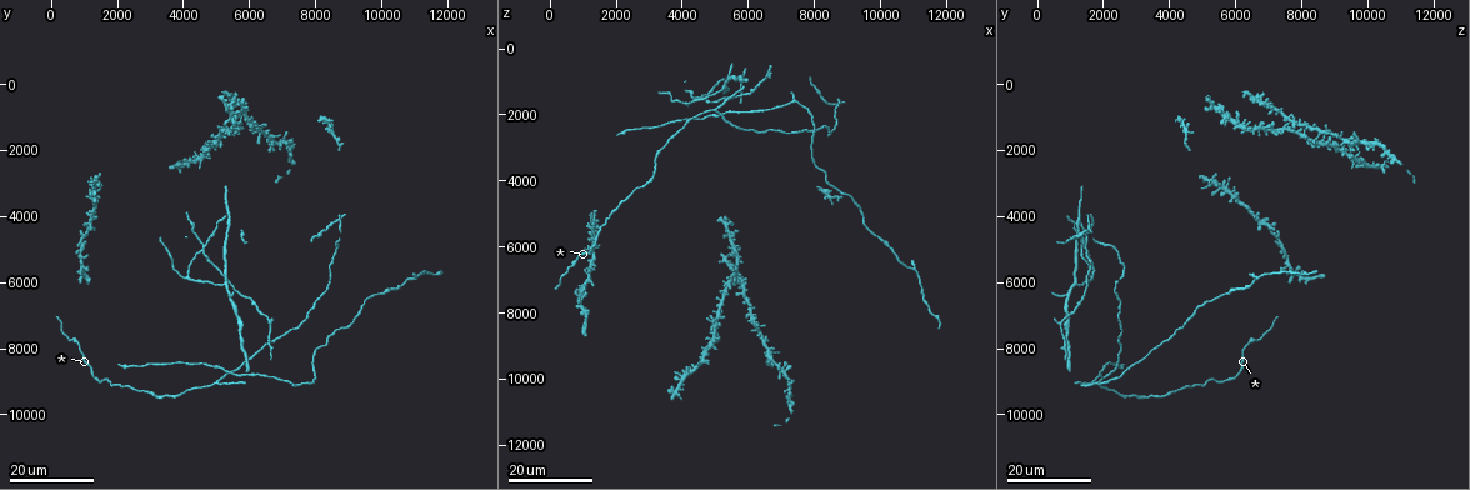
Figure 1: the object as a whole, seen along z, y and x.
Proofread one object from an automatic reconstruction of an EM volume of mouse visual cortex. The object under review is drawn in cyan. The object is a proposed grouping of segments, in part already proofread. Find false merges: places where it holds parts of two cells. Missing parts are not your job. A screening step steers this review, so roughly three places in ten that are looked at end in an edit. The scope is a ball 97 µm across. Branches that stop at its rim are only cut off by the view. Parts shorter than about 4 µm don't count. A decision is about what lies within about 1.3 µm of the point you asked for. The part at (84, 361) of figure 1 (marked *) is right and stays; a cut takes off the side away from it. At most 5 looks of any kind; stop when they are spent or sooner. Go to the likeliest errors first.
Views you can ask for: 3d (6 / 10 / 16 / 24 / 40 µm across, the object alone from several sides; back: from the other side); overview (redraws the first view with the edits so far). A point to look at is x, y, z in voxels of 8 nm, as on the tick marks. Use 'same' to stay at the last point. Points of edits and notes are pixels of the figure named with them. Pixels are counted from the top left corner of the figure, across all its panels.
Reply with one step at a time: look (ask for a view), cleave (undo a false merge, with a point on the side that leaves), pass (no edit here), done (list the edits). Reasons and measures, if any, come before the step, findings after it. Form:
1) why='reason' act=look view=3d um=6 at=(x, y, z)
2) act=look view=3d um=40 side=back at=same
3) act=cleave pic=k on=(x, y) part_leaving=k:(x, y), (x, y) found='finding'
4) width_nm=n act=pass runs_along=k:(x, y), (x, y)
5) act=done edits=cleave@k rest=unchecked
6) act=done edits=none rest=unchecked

act=look view=3d um=16 at=(4600, 5000, 1500)

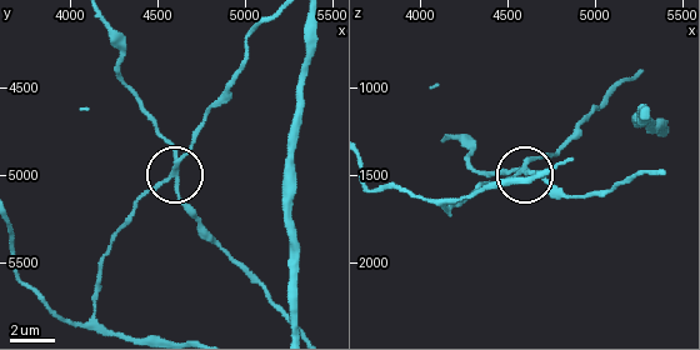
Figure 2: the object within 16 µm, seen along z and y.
why='closer look' act=look view=3d um=6 at=same

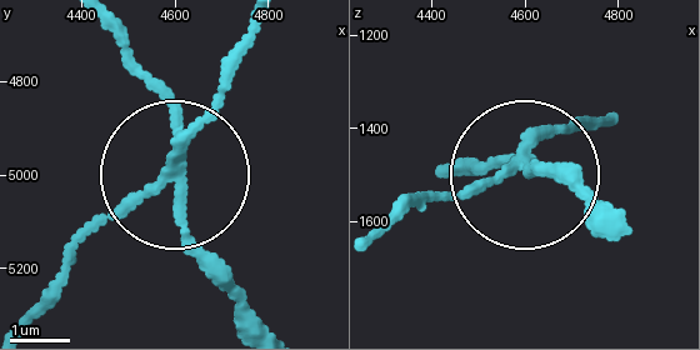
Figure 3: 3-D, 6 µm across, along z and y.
width_nm=160 act=pass runs_along=3:(374, 230), (404, 205), (509, 175), (579, 125) found='all the same cell'

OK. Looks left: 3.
why='a fork' act=look view=3d um=24 at=(4100, 5900, 1600)

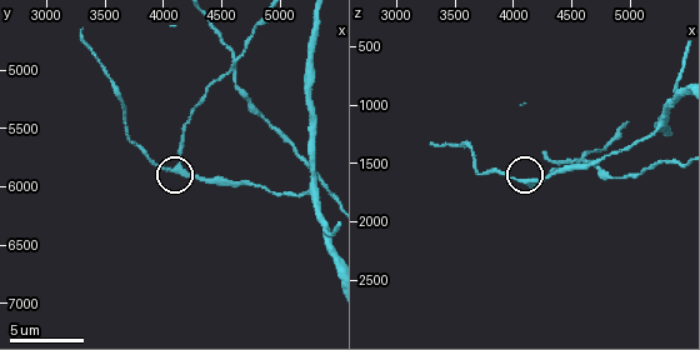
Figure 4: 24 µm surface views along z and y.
why='closer look' act=look view=3d um=6 at=(4100, 5860, 1660)

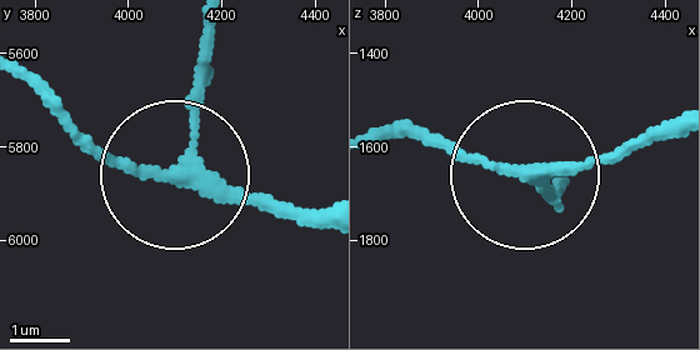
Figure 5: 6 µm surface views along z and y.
act=look view=3d um=6 side=back at=(4130, 5840, 1660)

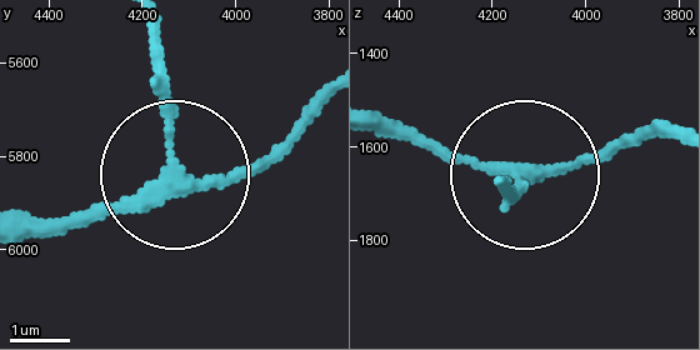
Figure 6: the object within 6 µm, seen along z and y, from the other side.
side_arm_um=14 arms=3 act=pass found='continuous, no second cell'

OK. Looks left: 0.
act=done edits=none rest=unchecked

